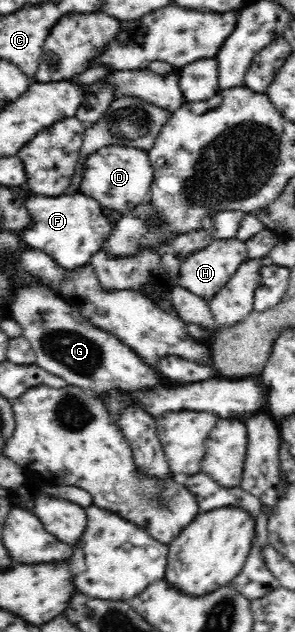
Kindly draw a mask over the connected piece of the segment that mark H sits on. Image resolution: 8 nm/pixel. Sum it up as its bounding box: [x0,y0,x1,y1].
[178,239,248,303]

